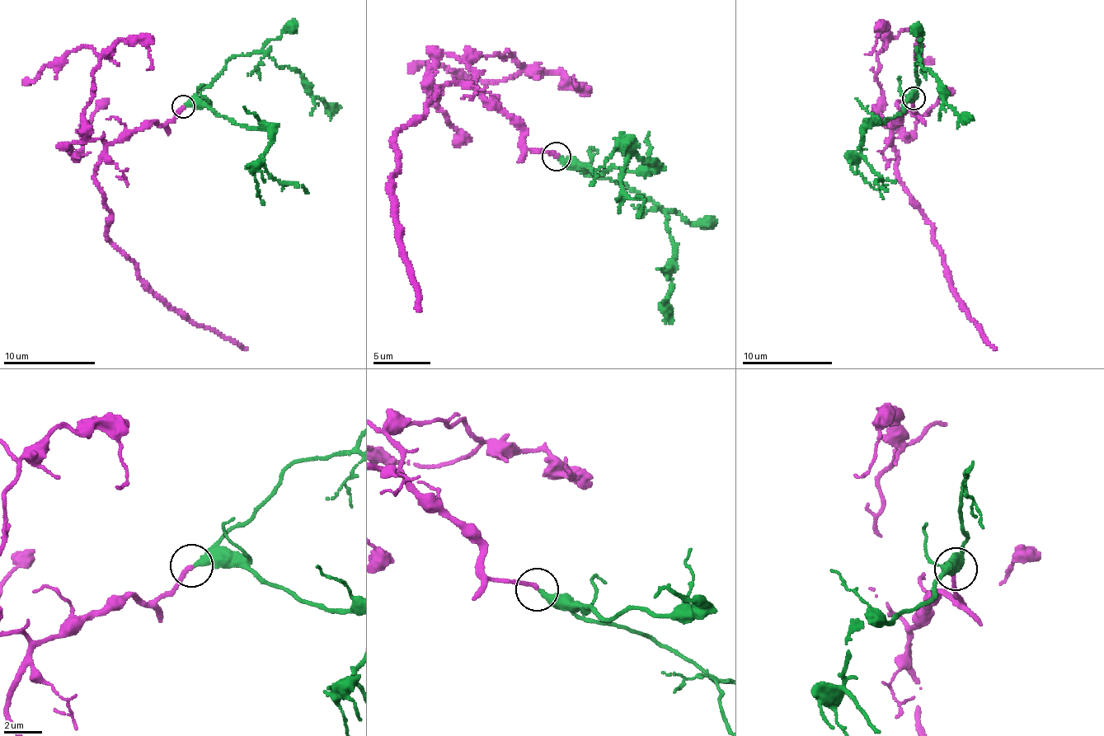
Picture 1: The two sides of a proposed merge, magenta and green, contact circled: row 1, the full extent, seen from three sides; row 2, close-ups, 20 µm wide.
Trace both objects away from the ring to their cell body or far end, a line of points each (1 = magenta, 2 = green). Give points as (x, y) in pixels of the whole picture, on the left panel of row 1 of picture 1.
1: (183, 106), (162, 124), (144, 123), (106, 147), (94, 183), (110, 220), (106, 231), (137, 278), (247, 349)
2: (185, 106), (232, 58), (260, 53), (279, 67), (286, 66), (301, 74), (303, 85), (328, 106), (341, 107)

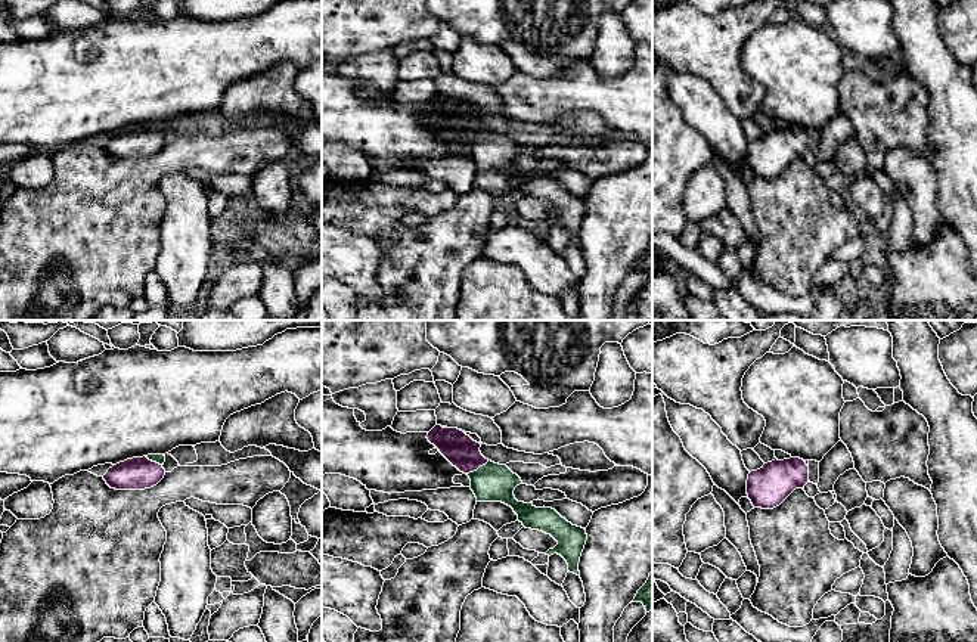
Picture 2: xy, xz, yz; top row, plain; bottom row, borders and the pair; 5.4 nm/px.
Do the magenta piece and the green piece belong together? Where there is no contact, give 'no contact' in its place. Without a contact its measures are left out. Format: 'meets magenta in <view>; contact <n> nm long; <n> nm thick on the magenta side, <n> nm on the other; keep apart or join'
meets magenta in xz; contact 150 nm long; 180 nm thick on the magenta side, 200 nm on the other; join

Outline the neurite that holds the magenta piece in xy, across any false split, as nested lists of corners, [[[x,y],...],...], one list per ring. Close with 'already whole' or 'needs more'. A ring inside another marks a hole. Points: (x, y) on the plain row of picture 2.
[[[148,124],[120,131],[108,139],[103,149],[115,159],[145,159],[156,155],[165,145],[164,124]]]; needs more

